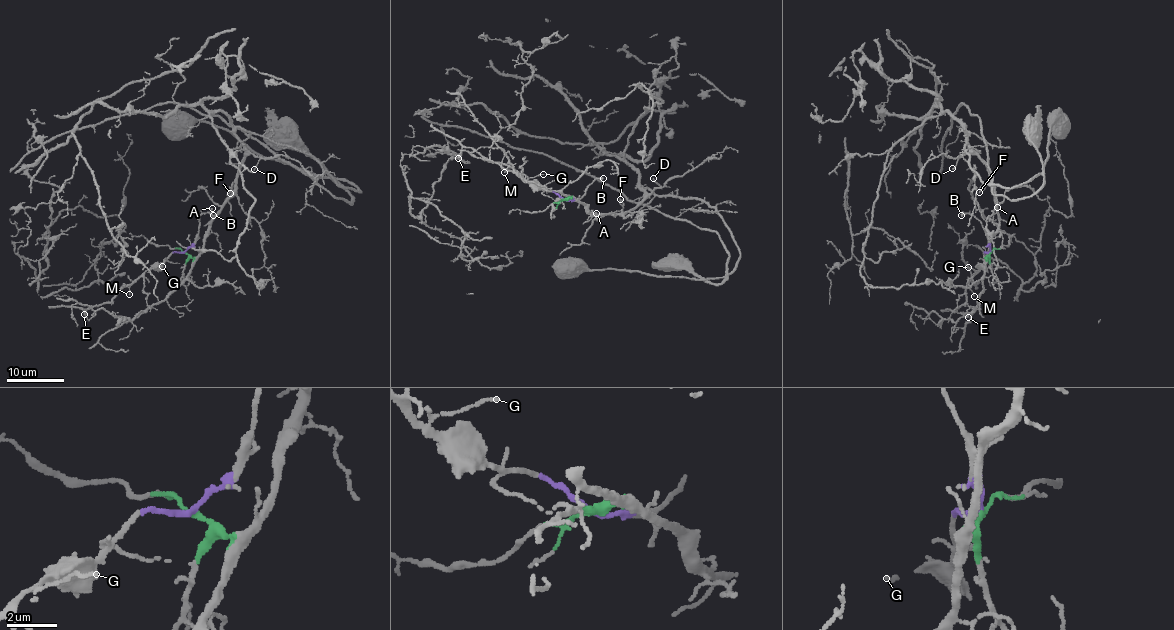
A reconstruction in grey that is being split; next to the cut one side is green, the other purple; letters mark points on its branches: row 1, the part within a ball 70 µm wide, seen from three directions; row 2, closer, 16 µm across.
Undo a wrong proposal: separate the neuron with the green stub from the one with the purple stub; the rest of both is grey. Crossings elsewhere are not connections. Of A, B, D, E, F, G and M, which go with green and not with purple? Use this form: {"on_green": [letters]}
{"on_green": ["A", "D", "F"]}

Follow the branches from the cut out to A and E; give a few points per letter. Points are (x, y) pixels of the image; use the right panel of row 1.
A: (989, 252), (990, 237), (997, 227), (997, 207)
E: (989, 252), (985, 252), (982, 266), (968, 285), (967, 299), (957, 310), (969, 317)

